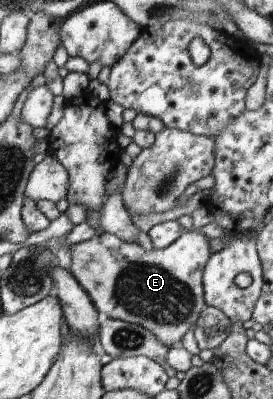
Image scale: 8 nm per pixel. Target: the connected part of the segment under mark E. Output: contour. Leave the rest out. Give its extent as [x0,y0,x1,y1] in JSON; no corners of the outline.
[70,230,213,349]

